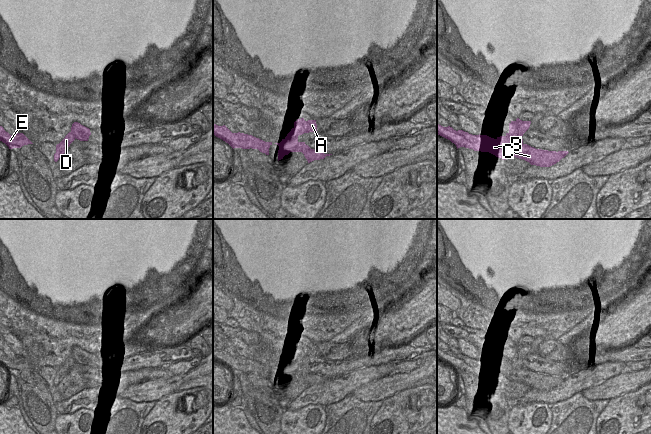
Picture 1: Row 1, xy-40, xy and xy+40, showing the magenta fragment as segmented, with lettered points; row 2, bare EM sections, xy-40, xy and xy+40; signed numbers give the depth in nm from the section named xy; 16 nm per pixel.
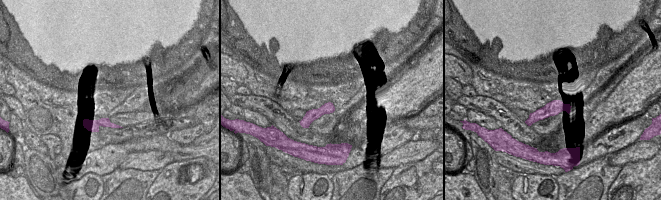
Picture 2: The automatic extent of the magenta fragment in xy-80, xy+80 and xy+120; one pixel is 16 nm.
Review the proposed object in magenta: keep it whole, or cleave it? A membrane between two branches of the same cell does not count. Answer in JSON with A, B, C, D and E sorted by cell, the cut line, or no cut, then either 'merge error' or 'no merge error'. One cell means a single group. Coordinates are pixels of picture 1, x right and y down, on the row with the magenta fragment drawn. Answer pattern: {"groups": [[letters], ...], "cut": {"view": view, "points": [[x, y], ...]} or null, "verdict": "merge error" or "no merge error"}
{"groups": [["A"], ["B", "C", "D", "E"]], "cut": {"view": "xy+40", "points": [[523, 121], [512, 134], [513, 145]]}, "verdict": "merge error"}

